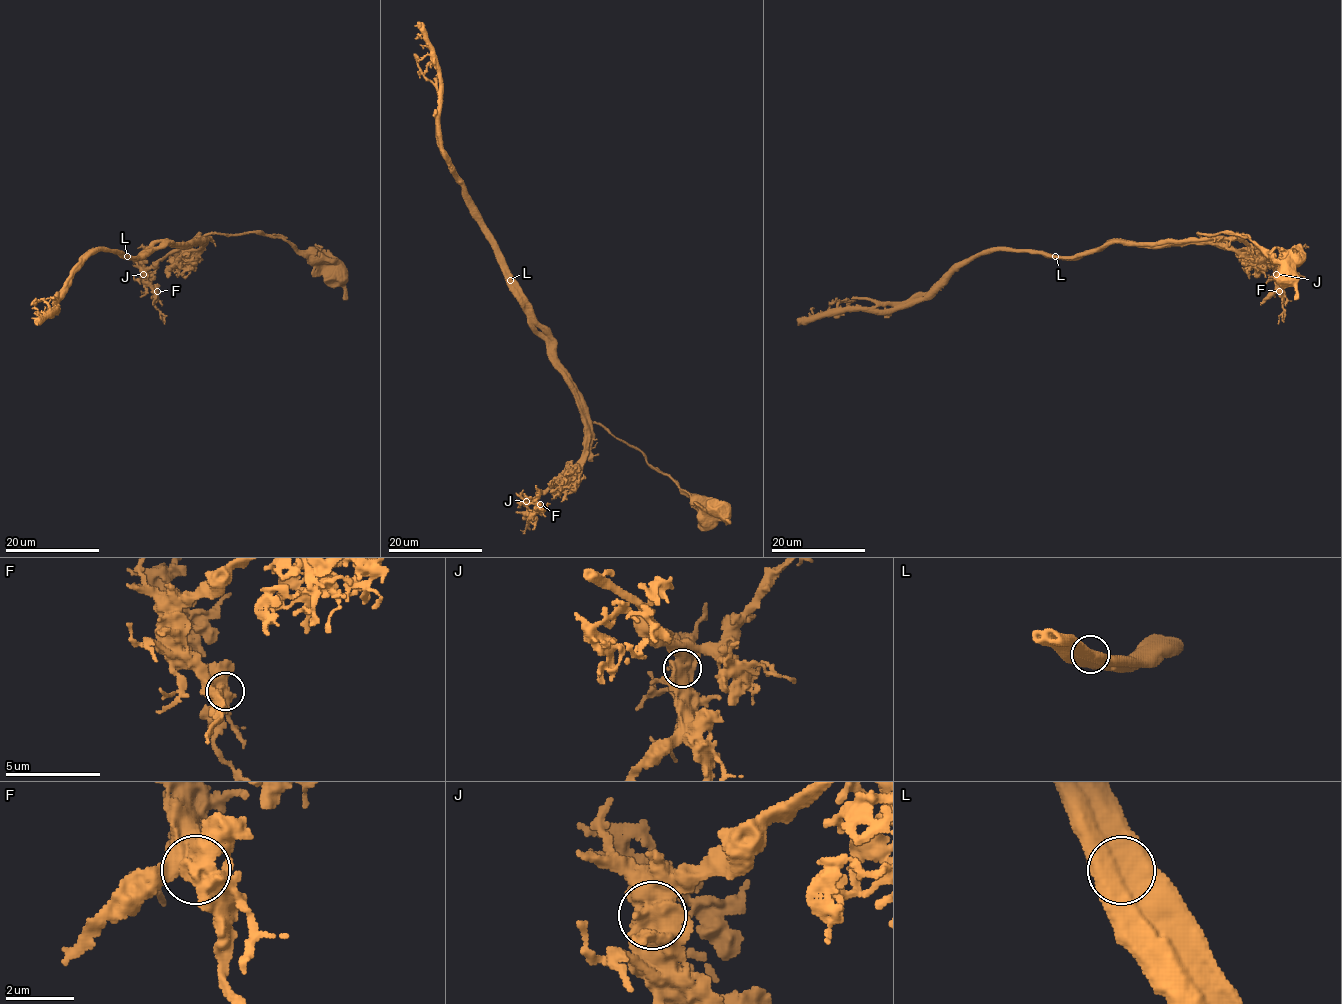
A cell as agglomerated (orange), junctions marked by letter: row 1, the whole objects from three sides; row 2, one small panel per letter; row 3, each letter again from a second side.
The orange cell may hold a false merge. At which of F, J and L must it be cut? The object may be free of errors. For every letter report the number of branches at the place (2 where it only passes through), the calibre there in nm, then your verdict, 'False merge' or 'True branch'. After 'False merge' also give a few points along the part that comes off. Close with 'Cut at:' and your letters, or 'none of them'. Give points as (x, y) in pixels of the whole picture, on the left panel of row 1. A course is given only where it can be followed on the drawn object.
F: Branches: 1. Thickness 950 nm. True branch
J: Branches: 2. Thickness 750 nm. True branch
L: Branches: 2. Thickness 750 nm. False merge. Course of the part to remove: (126, 256), (206, 238), (169, 251), (146, 271), (153, 306), (164, 323)
Cut at: L

